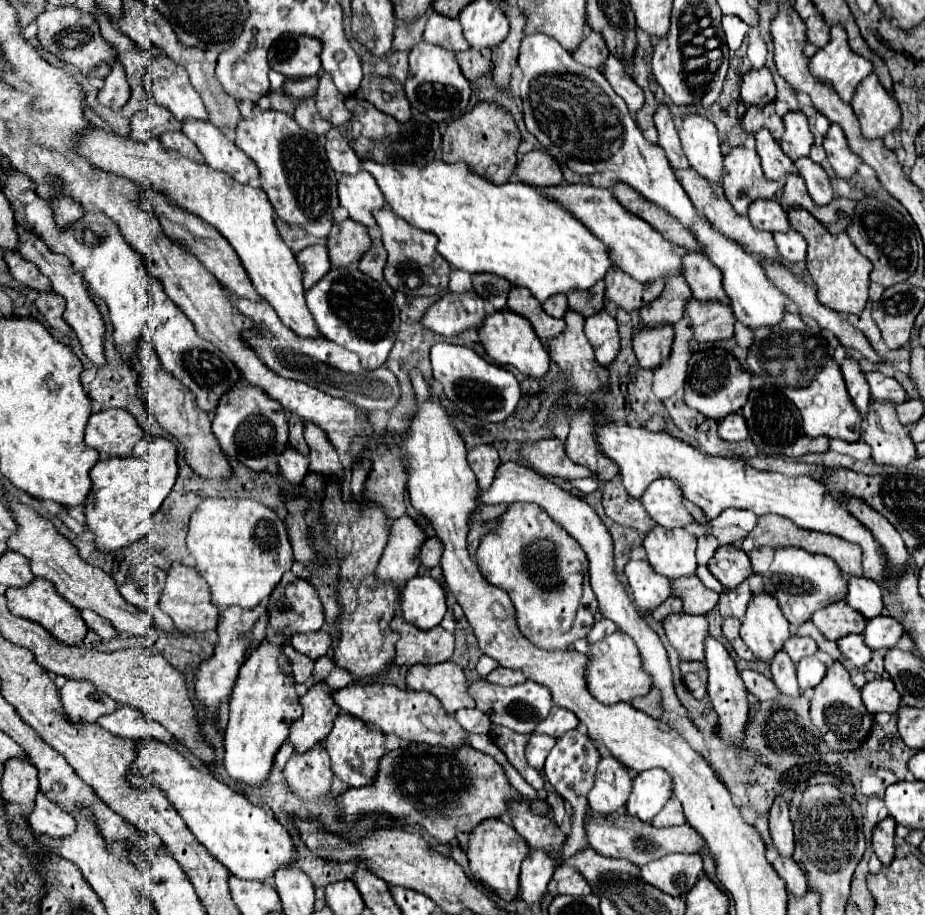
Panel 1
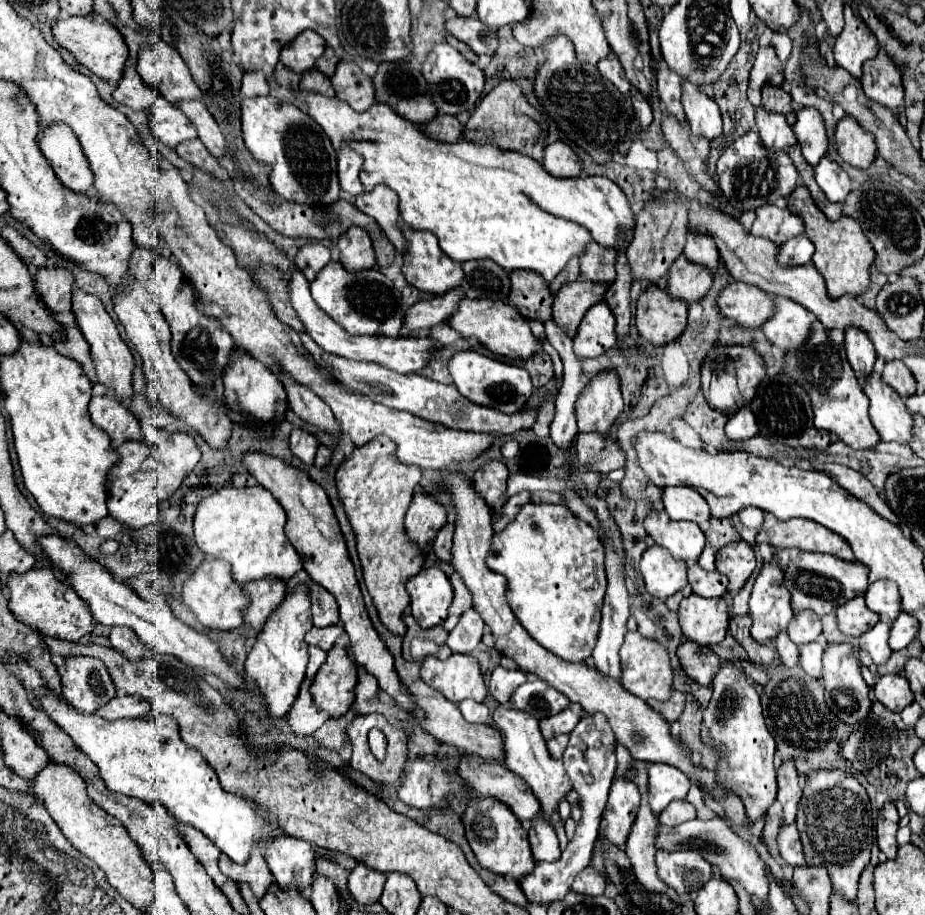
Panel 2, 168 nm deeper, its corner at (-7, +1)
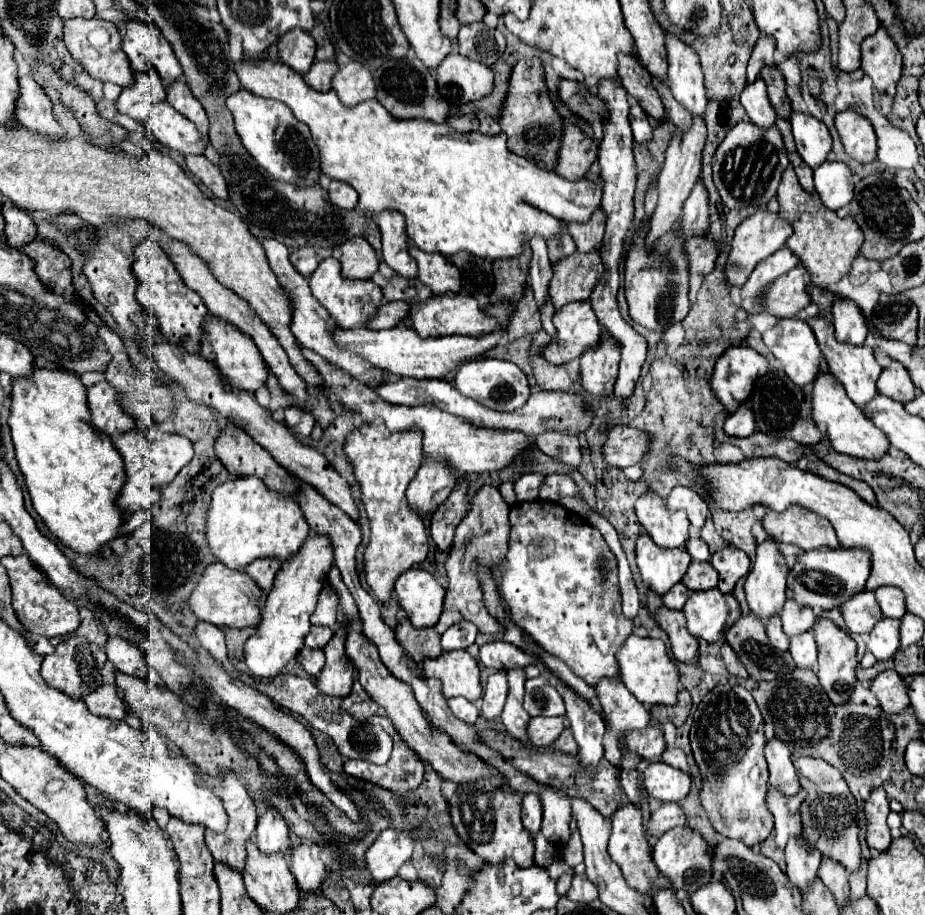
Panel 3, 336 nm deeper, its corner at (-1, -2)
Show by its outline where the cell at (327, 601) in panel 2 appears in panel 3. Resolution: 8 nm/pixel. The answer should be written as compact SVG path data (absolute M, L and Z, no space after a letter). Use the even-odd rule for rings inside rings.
M328 584L320 592L320 598L314 614L310 616L310 622L314 626L330 626L330 628L336 628L338 624L338 594Z

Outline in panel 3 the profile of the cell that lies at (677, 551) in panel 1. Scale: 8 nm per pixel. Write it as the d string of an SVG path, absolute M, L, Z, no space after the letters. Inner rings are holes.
M652 490L636 500L636 516L660 548L684 546L690 536L686 512L668 512L666 500Z

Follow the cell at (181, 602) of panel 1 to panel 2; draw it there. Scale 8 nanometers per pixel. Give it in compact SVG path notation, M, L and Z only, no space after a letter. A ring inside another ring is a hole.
M204 559L198 569L184 581L180 601L196 615L196 619L208 631L230 631L242 625L242 609L246 607L246 595L234 581L230 581L230 565L218 559Z

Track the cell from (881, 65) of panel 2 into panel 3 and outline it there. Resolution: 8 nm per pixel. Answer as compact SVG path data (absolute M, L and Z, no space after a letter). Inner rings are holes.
M884 26L862 40L862 68L878 92L884 92L890 84L900 80L902 54Z

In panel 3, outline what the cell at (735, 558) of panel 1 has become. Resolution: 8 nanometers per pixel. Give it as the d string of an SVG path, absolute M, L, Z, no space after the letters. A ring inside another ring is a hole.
M726 546L720 552L716 552L710 562L720 574L718 590L724 594L732 592L736 582L750 572L750 558L746 556L746 552L740 552L732 546Z

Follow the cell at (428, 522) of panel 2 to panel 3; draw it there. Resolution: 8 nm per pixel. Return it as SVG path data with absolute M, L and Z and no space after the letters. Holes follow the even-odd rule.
M424 460L414 480L410 482L406 496L410 504L420 512L420 516L430 516L436 504L442 504L456 484L456 472L446 462Z

